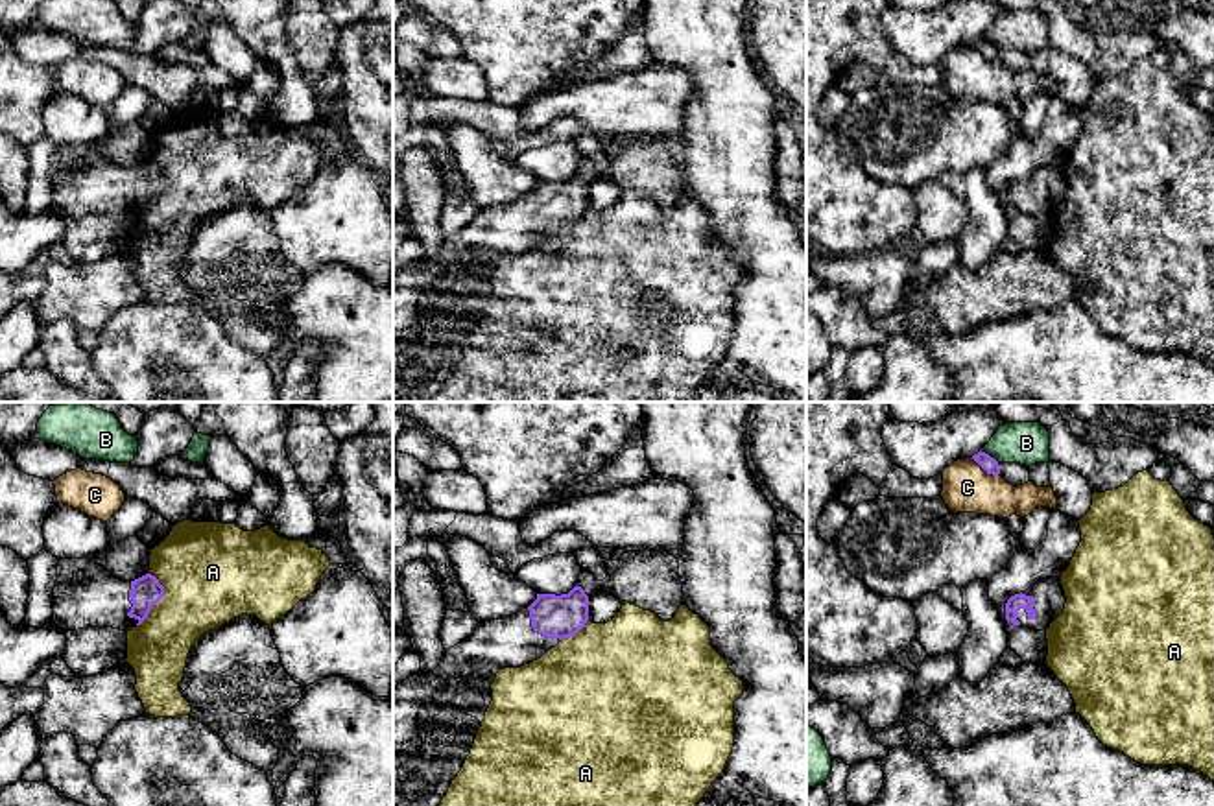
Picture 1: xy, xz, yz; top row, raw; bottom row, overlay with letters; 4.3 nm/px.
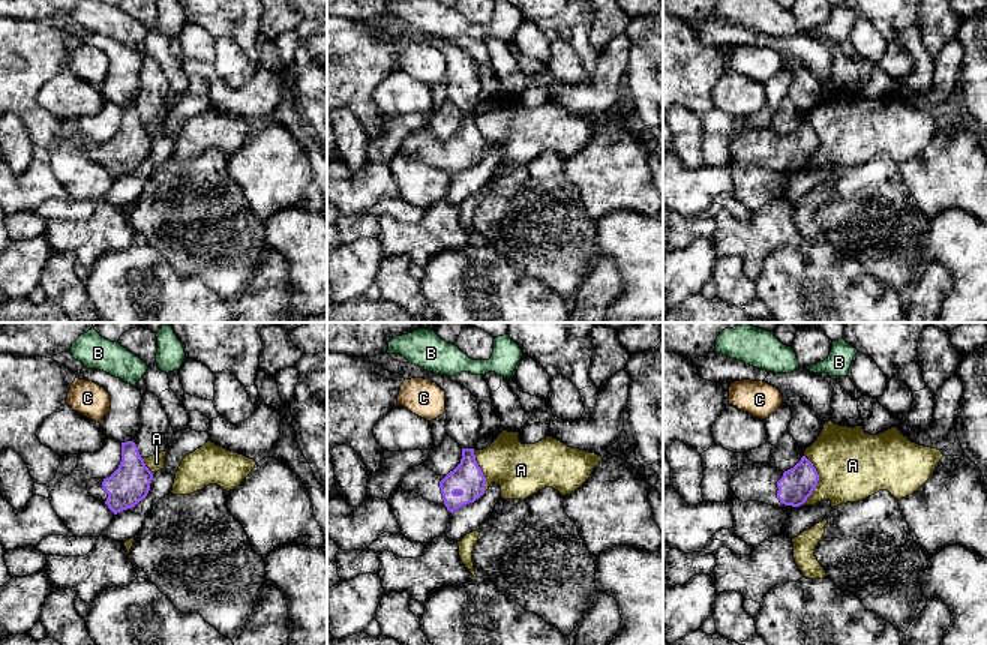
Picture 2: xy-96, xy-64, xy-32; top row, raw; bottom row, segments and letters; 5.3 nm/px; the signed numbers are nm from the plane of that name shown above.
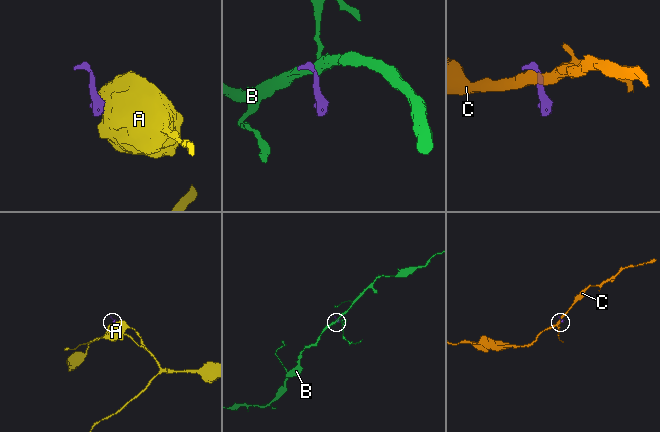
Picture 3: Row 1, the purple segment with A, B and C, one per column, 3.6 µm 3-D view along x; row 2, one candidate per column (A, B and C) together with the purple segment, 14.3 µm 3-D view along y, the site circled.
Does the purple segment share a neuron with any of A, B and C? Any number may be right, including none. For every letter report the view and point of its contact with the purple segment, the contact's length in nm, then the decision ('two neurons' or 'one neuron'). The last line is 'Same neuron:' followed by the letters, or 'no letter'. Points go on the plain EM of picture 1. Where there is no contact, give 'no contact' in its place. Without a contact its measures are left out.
A: contact xy (159, 187); length 240 nm; two neurons
B: contact yz (987, 41); length 100 nm; two neurons
C: contact yz (986, 58); length 150 nm; two neurons
Same neuron: no letter

